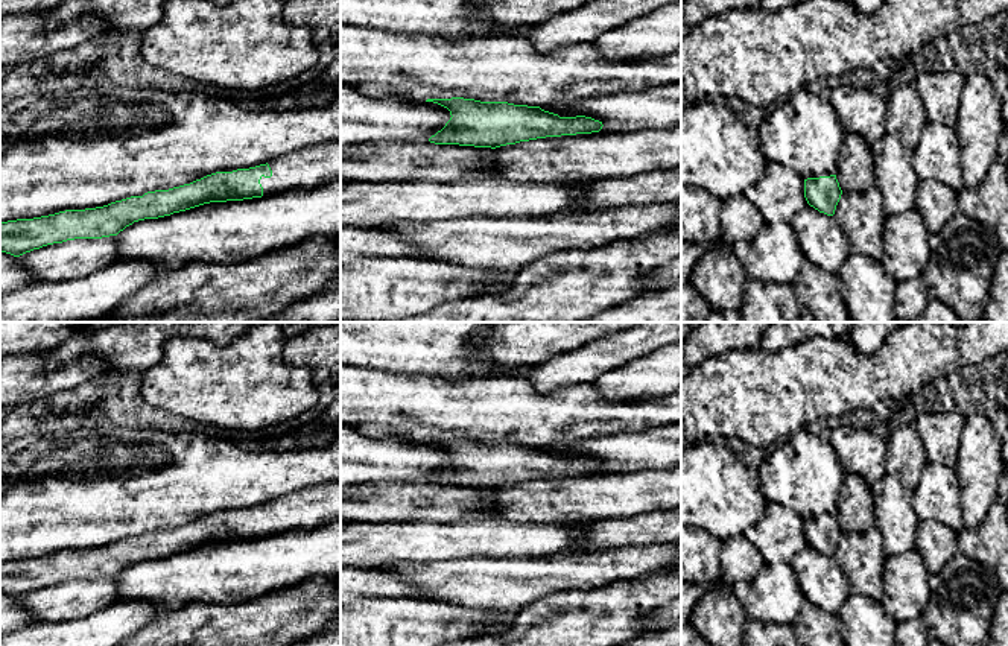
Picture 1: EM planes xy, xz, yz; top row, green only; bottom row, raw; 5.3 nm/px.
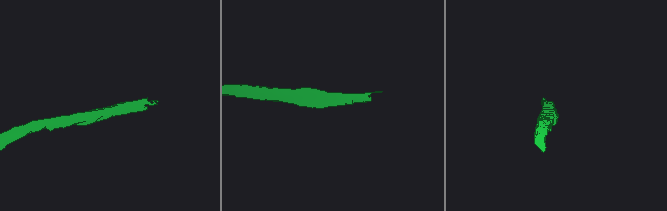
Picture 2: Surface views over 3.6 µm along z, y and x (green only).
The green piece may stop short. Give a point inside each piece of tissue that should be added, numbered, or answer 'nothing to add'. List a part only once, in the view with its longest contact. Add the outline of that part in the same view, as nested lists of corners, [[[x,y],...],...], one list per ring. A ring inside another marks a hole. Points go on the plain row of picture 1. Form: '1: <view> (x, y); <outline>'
1: xy (313, 506); [[[341,482],[290,492],[268,503],[272,517],[262,517],[263,537],[309,530],[341,518]]]

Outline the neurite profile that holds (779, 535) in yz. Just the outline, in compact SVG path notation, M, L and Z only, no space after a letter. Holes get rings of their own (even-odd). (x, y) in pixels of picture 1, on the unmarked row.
M766 502L763 517L743 537L762 553L766 564L791 564L807 544L804 520L792 509L774 502Z

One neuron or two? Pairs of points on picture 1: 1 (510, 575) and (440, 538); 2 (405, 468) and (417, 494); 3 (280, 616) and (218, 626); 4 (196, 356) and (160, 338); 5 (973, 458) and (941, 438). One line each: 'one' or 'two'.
1: two
2: two
3: one
4: two
5: two

